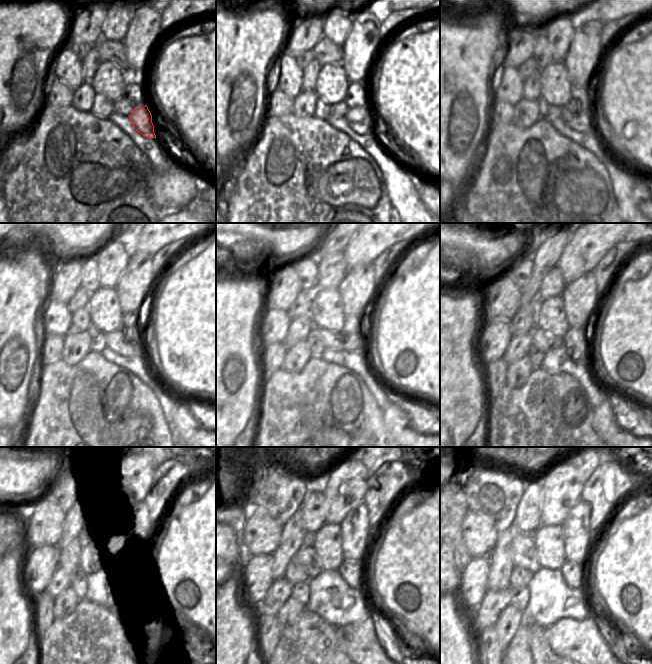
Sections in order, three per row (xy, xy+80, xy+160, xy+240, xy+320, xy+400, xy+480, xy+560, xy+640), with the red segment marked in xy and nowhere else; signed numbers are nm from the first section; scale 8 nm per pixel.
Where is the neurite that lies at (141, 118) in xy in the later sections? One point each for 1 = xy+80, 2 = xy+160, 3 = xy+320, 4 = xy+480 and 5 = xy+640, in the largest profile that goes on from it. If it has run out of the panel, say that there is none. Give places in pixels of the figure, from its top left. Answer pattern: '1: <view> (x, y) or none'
1: xy+80 (359, 119)
2: xy+160 (581, 121)
3: xy+320 (330, 339)
4: xy+480 (90, 564)
5: xy+640 (524, 554)

